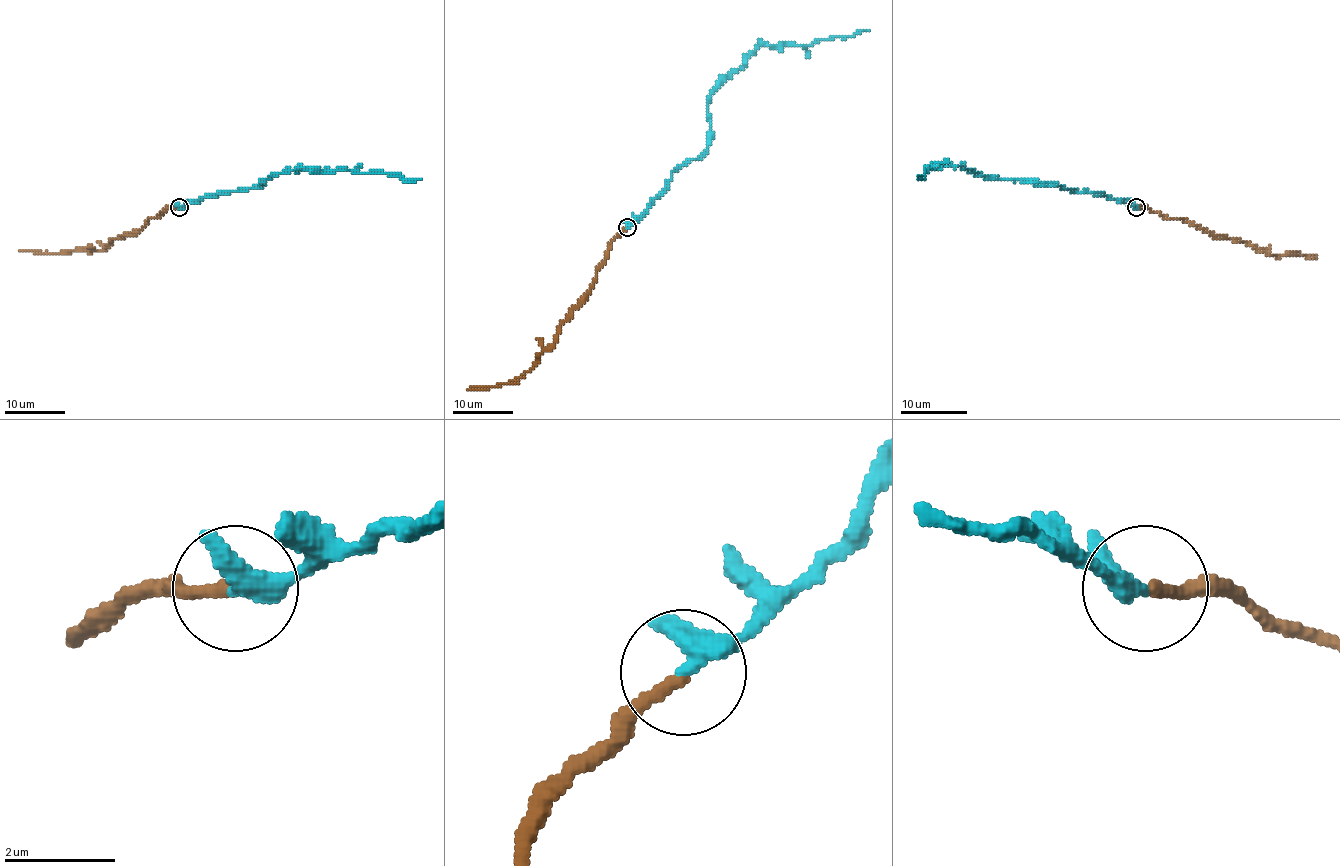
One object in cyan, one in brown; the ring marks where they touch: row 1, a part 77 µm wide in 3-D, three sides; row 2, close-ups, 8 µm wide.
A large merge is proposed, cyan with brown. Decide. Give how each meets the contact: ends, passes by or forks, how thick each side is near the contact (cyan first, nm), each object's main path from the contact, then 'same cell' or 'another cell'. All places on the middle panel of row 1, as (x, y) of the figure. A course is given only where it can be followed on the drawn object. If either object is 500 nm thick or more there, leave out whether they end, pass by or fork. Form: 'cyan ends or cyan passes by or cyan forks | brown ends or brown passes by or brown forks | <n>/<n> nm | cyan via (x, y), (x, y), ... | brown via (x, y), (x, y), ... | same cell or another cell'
cyan passes by | brown ends | 320/240 nm | cyan via (627, 227), (661, 193), (672, 172), (696, 160), (708, 146), (709, 94), (757, 46), (813, 44), (868, 29) | brown via (627, 229), (612, 242), (588, 296), (570, 312), (540, 359), (512, 381), (468, 390) | same cell

